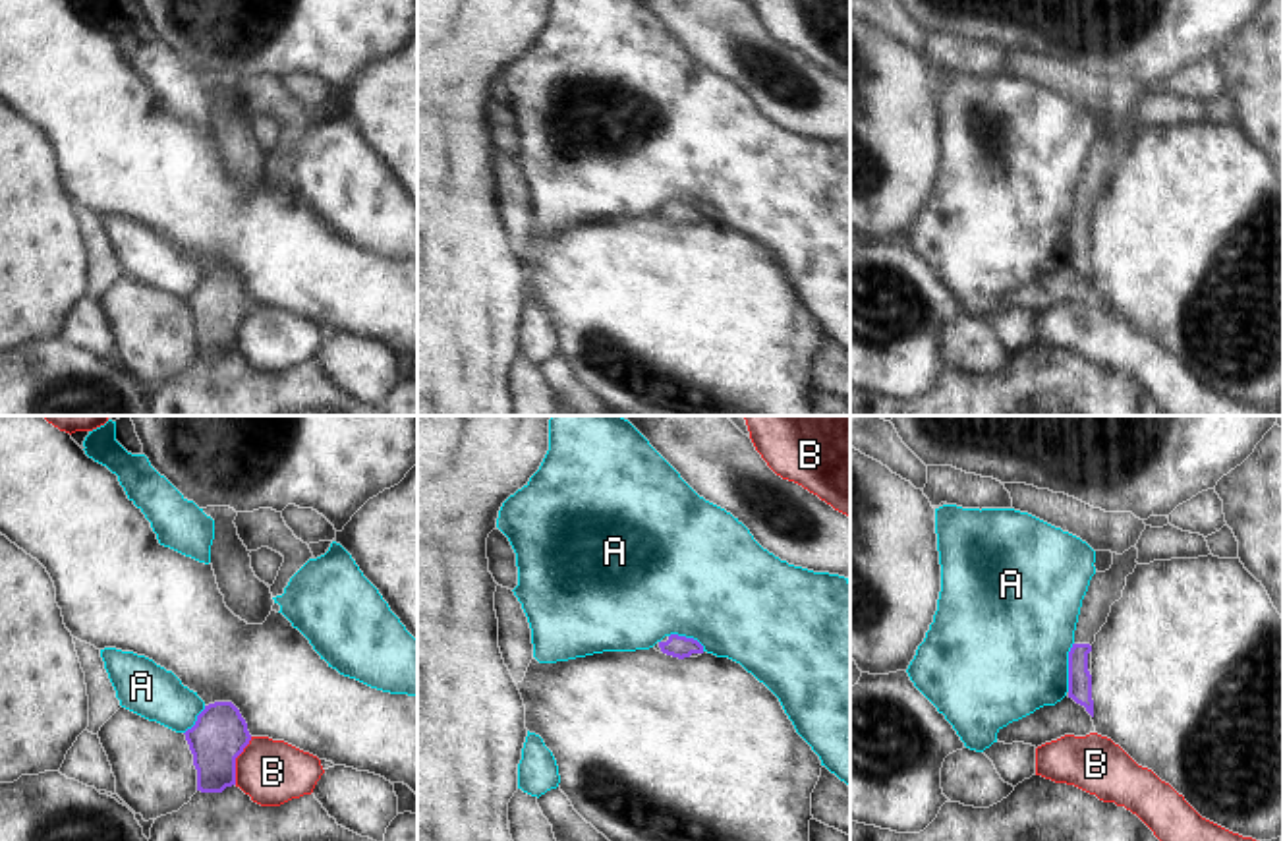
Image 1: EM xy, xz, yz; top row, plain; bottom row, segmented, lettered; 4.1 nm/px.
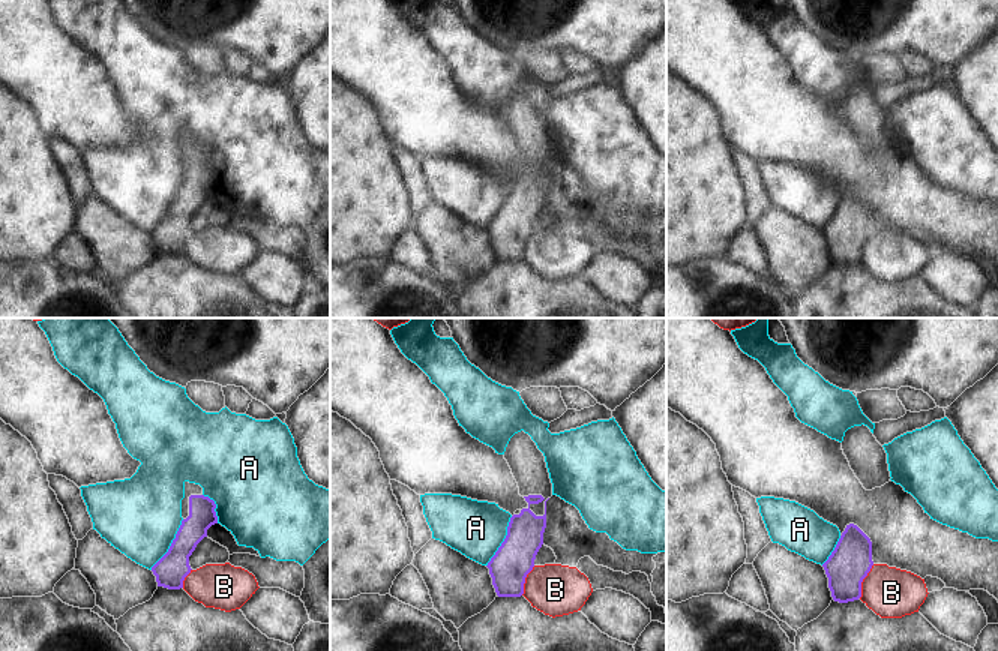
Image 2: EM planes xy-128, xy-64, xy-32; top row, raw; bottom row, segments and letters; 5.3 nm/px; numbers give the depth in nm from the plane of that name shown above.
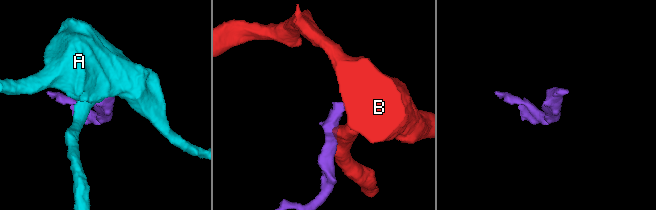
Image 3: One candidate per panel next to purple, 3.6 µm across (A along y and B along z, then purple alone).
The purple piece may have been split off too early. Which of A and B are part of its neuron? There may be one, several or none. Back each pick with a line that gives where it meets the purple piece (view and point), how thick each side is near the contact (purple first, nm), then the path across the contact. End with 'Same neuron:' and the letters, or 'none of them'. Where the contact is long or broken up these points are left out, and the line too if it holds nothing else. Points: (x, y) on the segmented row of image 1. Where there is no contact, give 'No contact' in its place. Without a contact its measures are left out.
Same neuron: none of them.

